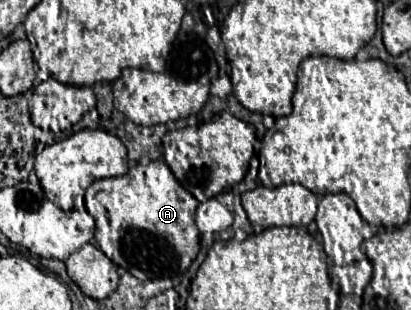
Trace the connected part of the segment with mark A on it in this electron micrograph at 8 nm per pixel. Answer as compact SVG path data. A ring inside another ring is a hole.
M166 162L132 164L128 174L102 178L88 186L86 208L96 220L98 248L138 280L182 276L200 250L194 222L198 200L172 176Z

